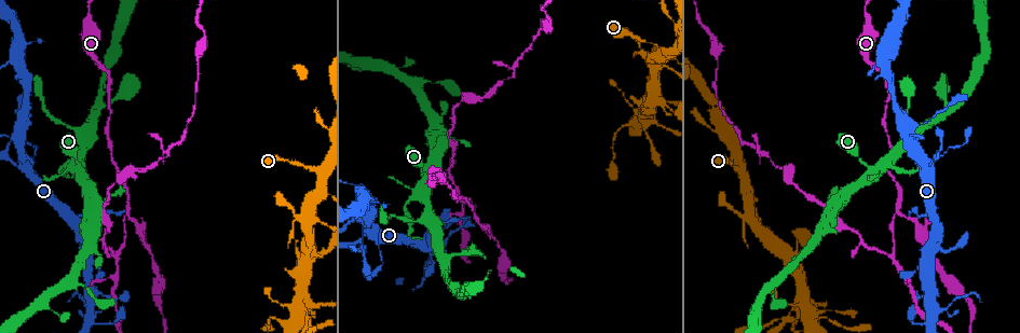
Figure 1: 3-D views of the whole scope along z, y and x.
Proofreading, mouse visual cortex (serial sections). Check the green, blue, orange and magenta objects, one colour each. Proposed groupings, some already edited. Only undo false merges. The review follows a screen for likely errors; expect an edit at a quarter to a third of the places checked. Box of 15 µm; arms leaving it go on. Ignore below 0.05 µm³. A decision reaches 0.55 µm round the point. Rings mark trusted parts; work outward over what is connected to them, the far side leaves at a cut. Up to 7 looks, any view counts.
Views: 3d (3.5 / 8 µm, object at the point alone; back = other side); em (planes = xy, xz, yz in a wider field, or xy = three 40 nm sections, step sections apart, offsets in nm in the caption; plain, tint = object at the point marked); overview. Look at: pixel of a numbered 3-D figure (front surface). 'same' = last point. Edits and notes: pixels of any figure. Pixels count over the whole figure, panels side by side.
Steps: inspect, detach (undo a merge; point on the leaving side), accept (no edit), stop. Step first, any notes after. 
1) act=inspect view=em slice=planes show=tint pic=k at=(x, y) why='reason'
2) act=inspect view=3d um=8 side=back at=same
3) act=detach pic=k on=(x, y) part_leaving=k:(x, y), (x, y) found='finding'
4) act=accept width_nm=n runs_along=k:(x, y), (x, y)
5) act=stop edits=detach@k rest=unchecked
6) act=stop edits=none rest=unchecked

act=inspect view=em slice=xy step=3 show=tint pic=1 at=(65, 165) why='sudden change in width'

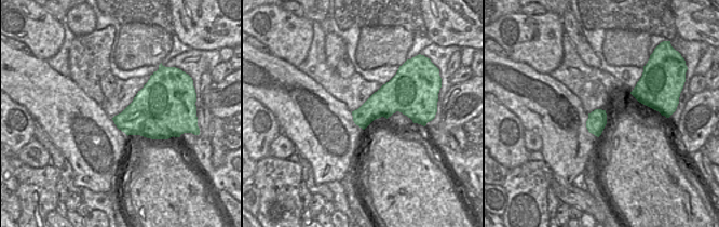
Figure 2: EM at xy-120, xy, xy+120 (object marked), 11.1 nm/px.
act=inspect view=3d um=3.5 at=same

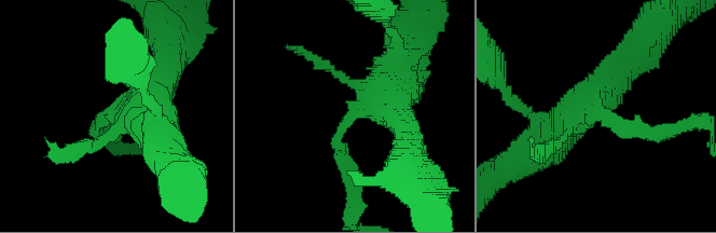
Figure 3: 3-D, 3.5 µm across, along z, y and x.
act=detach pic=3 on=(646, 131) arm_widths_nm=150,500 part_leaving=3:(608, 118), (658, 134), (699, 124) found='two cells meet here'

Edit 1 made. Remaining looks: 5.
act=inspect view=3d um=3.5 pic=1 at=(916, 213) why='thin neck'

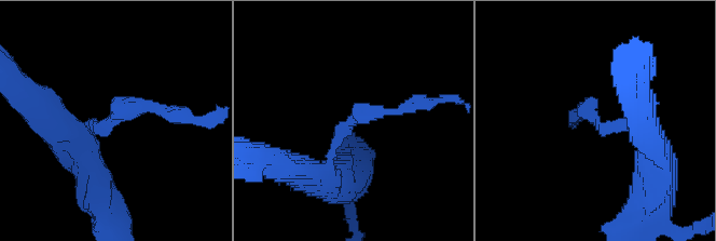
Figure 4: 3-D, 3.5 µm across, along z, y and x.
act=inspect view=em slice=xy step=5 show=tint pic=4 at=(110, 116) why='now the EM'

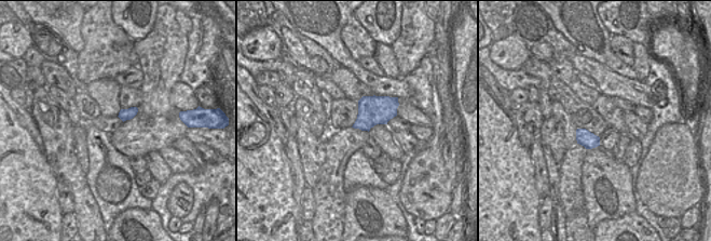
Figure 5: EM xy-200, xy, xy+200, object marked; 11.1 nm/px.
act=inspect view=em slice=xy step=1 show=tint at=same why='cut it another way'

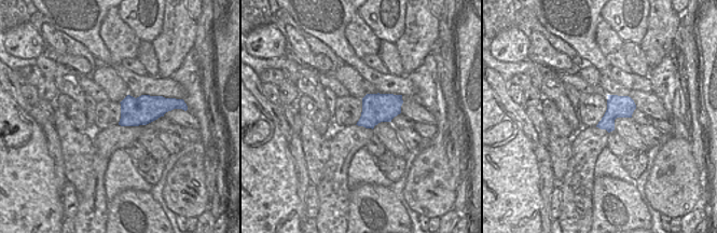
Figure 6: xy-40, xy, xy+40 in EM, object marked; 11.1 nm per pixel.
act=detach pic=4 on=(377, 109) part_leaving=4:(349, 123), (363, 111), (445, 97) found='a second cell is stuck on'

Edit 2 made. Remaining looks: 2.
act=stop edits=detach@3,detach@4 rest=unchecked

